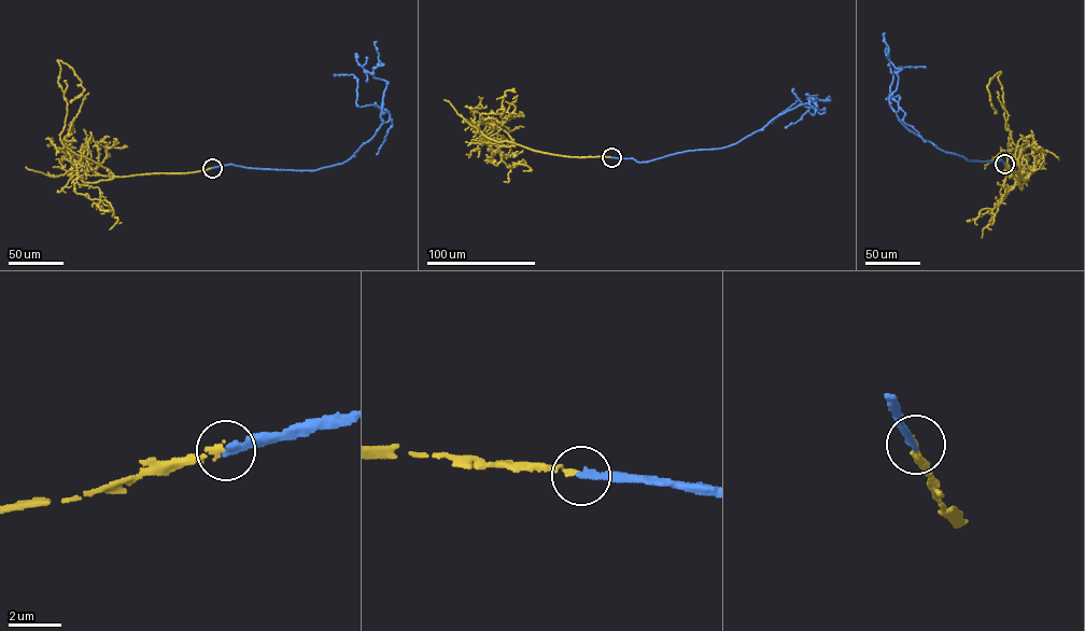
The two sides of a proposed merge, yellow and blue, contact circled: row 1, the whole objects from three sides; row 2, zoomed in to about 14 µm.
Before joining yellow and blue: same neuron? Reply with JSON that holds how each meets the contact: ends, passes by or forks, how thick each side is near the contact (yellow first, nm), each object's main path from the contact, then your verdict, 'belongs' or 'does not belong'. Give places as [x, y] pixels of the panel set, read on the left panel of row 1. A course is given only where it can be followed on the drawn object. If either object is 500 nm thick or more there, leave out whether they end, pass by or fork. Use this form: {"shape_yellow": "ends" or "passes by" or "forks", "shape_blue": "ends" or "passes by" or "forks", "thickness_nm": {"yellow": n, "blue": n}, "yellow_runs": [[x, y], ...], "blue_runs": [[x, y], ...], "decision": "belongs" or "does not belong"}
{"shape_yellow": "ends", "shape_blue": "ends", "thickness_nm": {"yellow": 180, "blue": 280}, "yellow_runs": [[211, 168], [115, 177], [60, 140], [67, 104], [58, 82], [59, 60], [72, 68], [84, 88], [71, 102]], "blue_runs": [[211, 168], [312, 170], [349, 159], [390, 114], [356, 104], [353, 74], [334, 75]], "decision": "belongs"}

